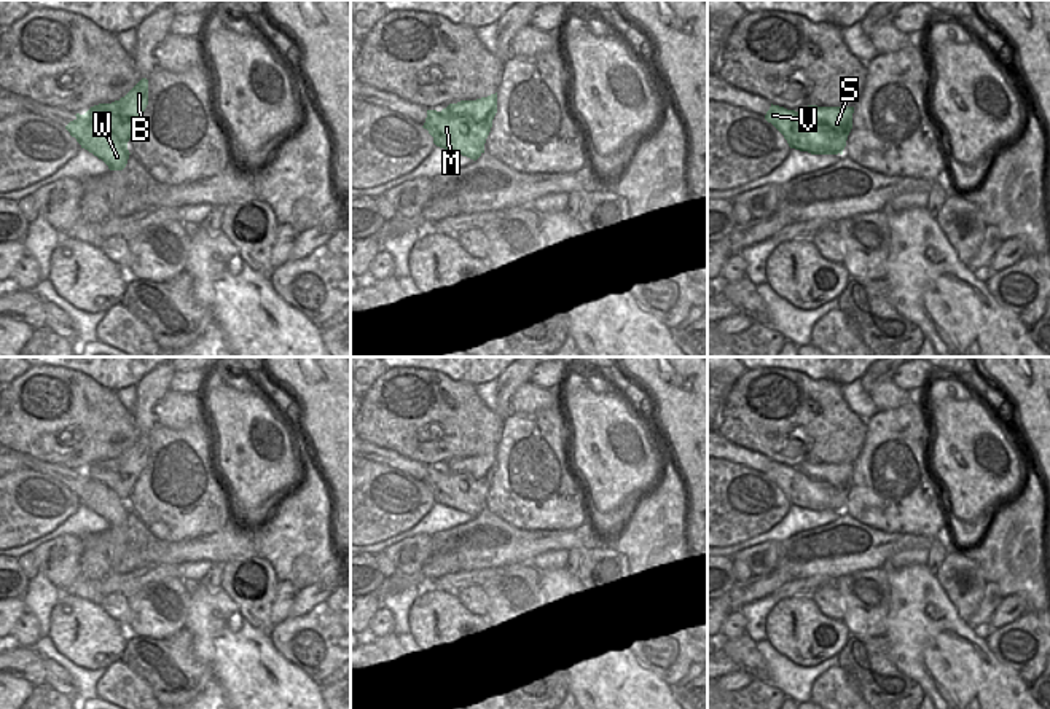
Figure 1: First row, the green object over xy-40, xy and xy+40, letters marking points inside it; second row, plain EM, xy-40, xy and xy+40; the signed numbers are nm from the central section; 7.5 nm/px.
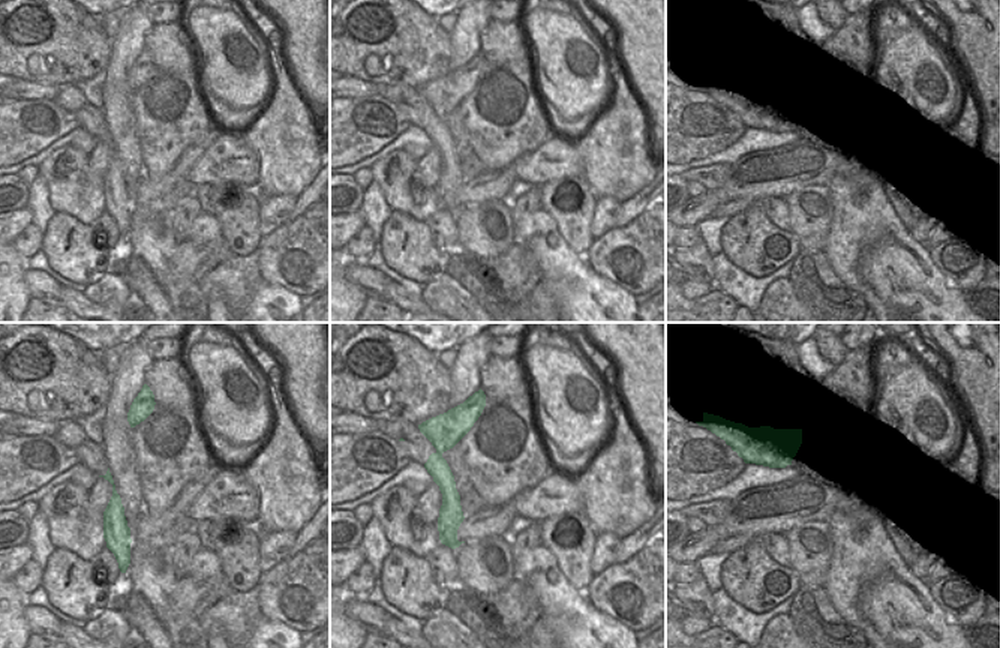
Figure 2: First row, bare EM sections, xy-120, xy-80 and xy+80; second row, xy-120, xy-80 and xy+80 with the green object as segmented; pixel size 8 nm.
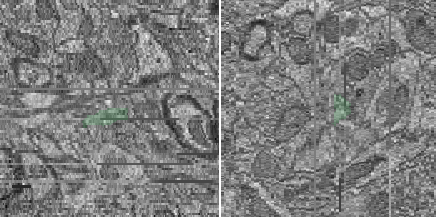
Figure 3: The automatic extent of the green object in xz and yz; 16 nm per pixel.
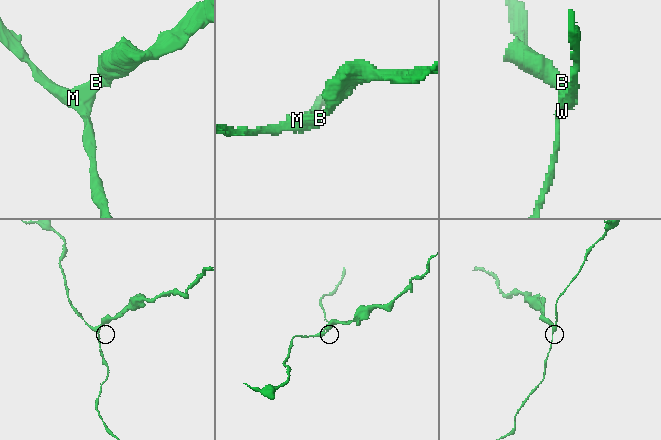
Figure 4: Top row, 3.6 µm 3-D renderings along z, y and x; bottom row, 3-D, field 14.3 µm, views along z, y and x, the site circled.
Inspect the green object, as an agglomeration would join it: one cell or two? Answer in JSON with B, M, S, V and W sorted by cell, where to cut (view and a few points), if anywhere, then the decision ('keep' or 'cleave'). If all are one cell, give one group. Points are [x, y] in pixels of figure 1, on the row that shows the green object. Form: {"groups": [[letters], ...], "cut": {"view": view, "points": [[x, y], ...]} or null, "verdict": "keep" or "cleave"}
{"groups": [["B", "S"], ["M", "V", "W"]], "cut": {"view": "xy", "points": [[442, 110], [451, 117], [464, 117], [472, 142], [483, 152]]}, "verdict": "cleave"}

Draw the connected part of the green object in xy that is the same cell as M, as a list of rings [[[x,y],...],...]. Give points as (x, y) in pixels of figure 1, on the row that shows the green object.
[[[427,110],[427,118],[422,126],[433,137],[433,143],[456,155],[467,156],[476,161],[481,156],[473,143],[473,132],[468,127],[467,118],[451,118],[443,112]]]

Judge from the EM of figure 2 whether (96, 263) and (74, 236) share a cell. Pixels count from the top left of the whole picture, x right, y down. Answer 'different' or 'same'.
same

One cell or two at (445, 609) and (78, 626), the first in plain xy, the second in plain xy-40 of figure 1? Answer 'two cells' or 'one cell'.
one cell

